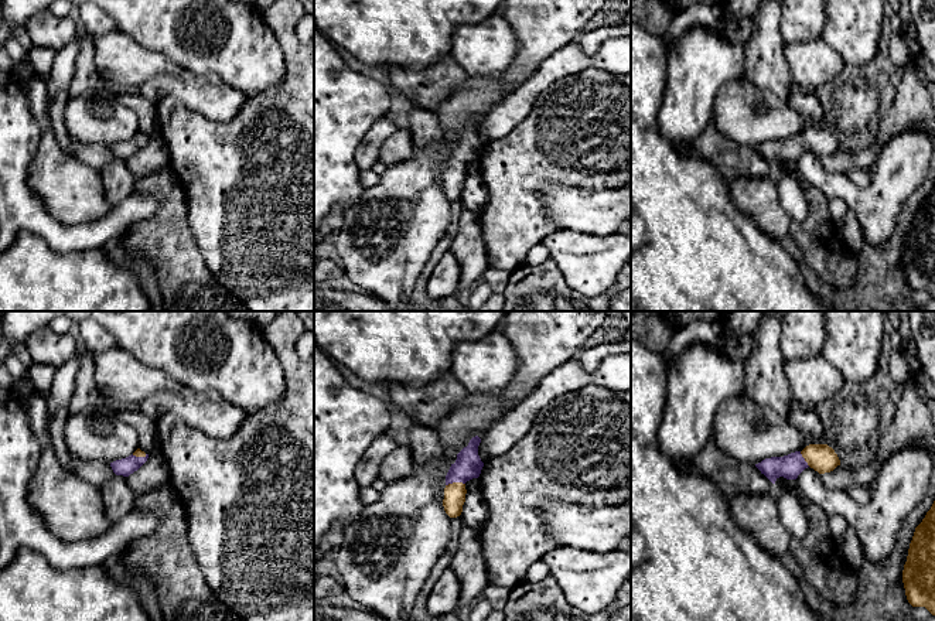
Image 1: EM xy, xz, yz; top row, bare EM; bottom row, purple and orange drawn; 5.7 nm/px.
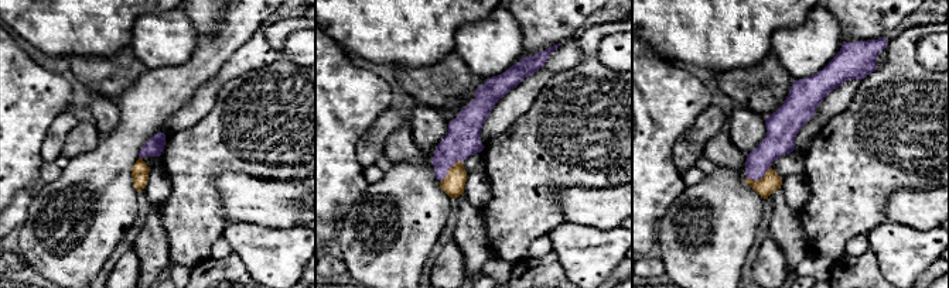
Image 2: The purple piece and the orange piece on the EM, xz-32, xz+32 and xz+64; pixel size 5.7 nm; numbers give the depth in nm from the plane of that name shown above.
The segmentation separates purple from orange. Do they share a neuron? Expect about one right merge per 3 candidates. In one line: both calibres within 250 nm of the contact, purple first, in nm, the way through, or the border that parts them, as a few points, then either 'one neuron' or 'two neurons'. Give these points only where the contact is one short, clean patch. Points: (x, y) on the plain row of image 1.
calibres 150 and 130 nm; way xz (468, 149), (454, 164), (454, 177); one neuron

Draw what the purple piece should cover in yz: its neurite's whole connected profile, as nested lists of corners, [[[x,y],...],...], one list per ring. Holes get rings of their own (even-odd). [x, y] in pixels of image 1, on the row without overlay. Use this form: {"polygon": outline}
{"polygon": [[[809,127],[802,134],[795,134],[784,140],[765,141],[755,147],[761,157],[772,167],[775,167],[779,160],[796,163],[808,150],[819,157],[825,157],[833,154],[837,149],[840,149],[840,143],[827,127]]]}

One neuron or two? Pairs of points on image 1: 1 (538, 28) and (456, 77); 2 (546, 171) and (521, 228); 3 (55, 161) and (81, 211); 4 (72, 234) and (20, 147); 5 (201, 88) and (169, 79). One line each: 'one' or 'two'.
1: two
2: one
3: one
4: one
5: one

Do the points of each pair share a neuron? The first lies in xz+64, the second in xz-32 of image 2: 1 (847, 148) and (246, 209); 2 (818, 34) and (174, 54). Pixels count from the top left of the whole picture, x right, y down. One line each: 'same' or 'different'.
1: different
2: same

